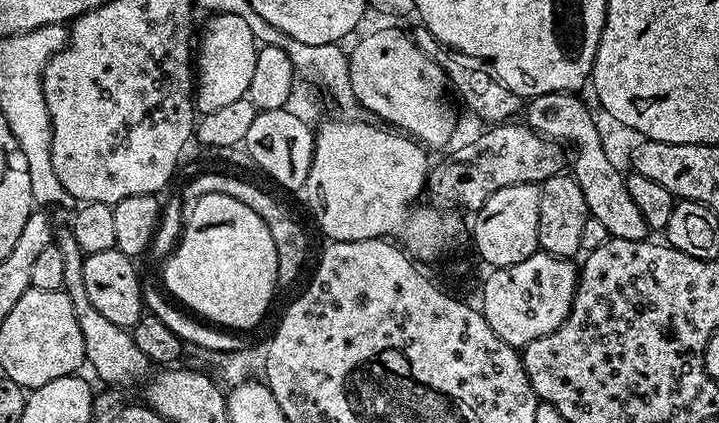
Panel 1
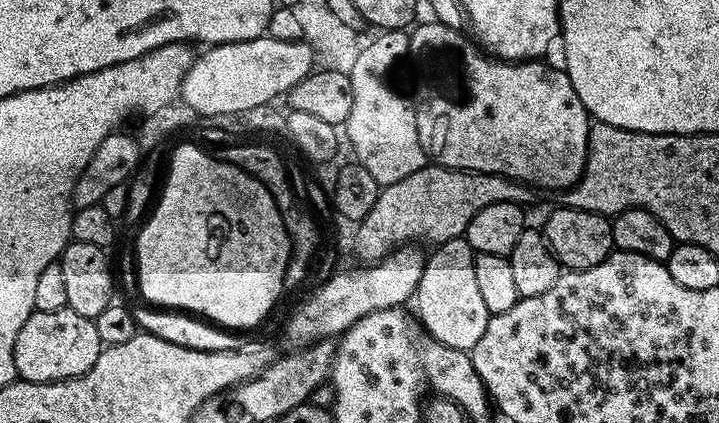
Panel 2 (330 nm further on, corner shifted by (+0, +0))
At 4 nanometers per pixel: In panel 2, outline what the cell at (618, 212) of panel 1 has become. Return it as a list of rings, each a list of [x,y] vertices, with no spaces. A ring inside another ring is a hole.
[[[435,22],[427,23],[417,23],[411,29],[408,38],[408,60],[410,65],[412,64],[413,70],[416,71],[416,100],[414,96],[416,125],[418,126],[418,138],[424,147],[425,157],[441,168],[458,168],[462,172],[491,172],[493,176],[506,176],[509,180],[517,181],[525,186],[531,186],[536,190],[539,190],[539,188],[567,190],[572,185],[577,184],[581,176],[584,175],[584,167],[588,157],[590,117],[588,111],[582,106],[582,98],[578,98],[578,94],[563,67],[556,66],[556,68],[551,68],[548,64],[540,64],[544,62],[539,59],[527,62],[498,60],[481,51],[467,35],[464,37],[465,33],[461,29],[442,26]]]

